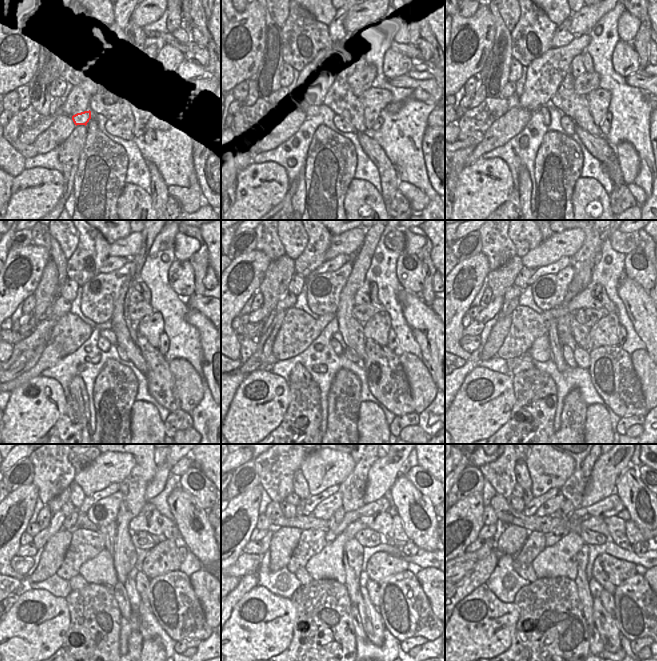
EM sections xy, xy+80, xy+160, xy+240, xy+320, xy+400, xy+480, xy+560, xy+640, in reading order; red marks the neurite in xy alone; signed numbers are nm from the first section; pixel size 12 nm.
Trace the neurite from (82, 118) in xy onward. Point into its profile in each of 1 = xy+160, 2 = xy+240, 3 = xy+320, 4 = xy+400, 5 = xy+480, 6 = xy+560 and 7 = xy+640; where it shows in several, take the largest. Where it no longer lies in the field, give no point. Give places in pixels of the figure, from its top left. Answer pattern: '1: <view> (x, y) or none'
1: xy+160 (543, 110)
2: xy+240 (103, 344)
3: xy+320 (337, 348)
4: xy+400 (568, 353)
5: xy+480 (133, 595)
6: xy+560 (373, 625)
7: xy+640 (606, 625)

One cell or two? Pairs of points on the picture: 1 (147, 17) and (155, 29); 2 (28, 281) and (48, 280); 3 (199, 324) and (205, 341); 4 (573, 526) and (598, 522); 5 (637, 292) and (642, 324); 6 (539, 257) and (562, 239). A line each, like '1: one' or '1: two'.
1: two
2: two
3: one
4: two
5: one
6: one

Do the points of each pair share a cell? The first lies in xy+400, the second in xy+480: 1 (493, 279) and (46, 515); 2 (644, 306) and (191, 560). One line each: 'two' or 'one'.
1: two
2: two

